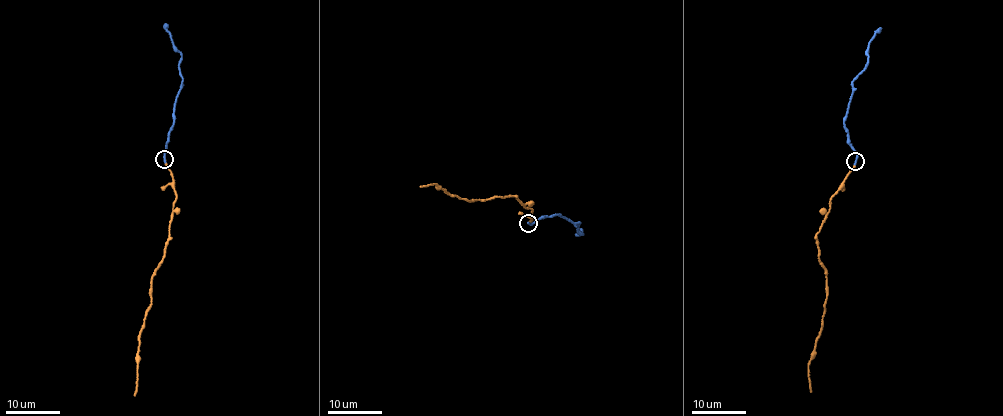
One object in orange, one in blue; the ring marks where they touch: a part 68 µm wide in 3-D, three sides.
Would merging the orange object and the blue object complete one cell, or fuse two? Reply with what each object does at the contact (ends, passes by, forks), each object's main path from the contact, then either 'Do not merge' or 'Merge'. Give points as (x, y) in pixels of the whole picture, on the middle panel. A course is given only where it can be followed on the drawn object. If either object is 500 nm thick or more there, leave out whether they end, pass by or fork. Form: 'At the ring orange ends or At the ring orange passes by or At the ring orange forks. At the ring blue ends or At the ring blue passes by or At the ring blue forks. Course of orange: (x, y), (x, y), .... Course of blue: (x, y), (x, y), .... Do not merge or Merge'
At the ring orange ends. At the ring blue ends. Course of orange: (529, 223), (532, 211), (523, 207), (515, 195), (471, 201), (448, 194), (435, 183), (420, 186). Course of blue: (528, 223), (558, 214), (574, 222), (580, 222), (577, 229), (583, 233), (581, 229), (577, 236). Merge

